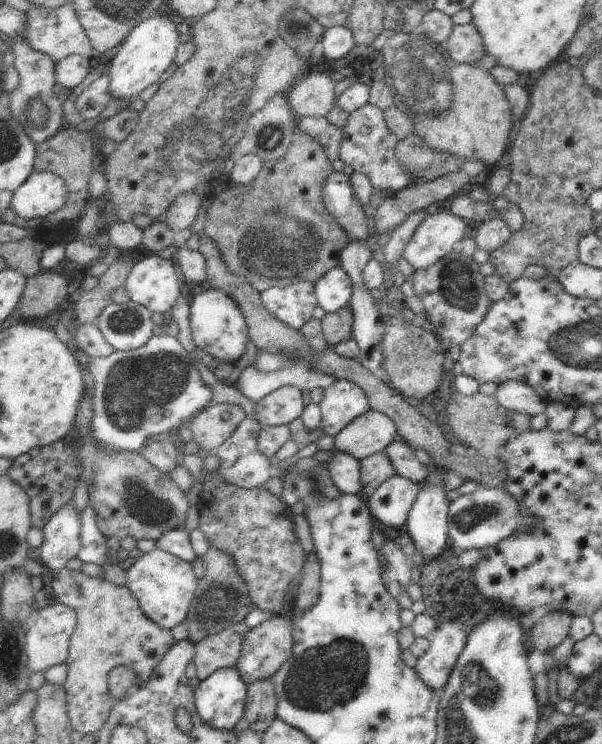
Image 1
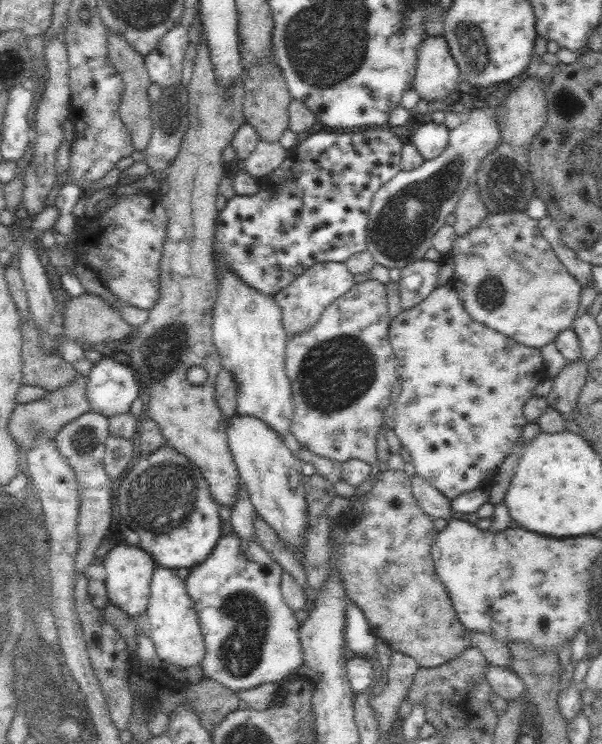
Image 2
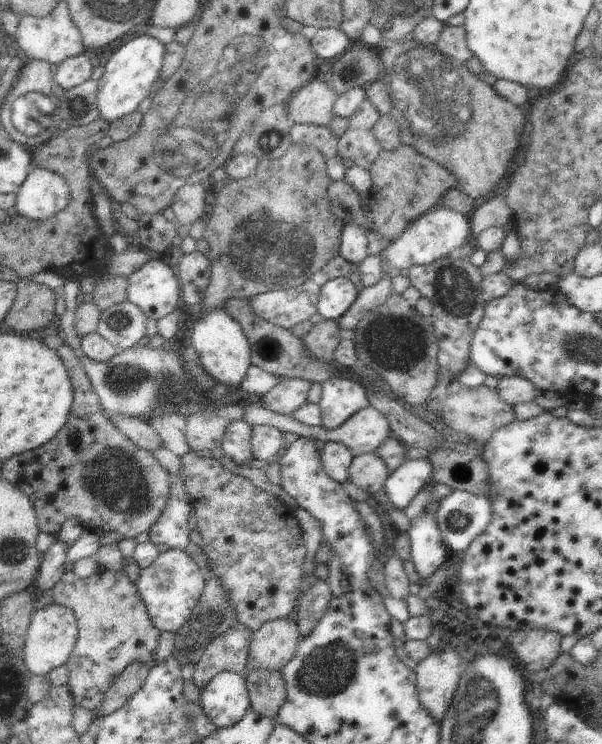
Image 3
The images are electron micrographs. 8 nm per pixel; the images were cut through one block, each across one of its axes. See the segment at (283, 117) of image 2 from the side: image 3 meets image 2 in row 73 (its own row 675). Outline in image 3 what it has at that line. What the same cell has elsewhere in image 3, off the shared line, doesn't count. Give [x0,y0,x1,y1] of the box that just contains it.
[245,670,286,718]

